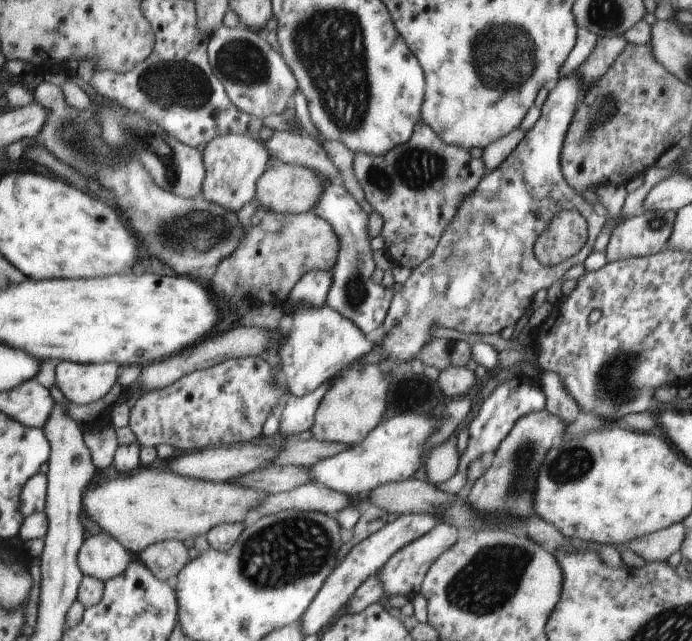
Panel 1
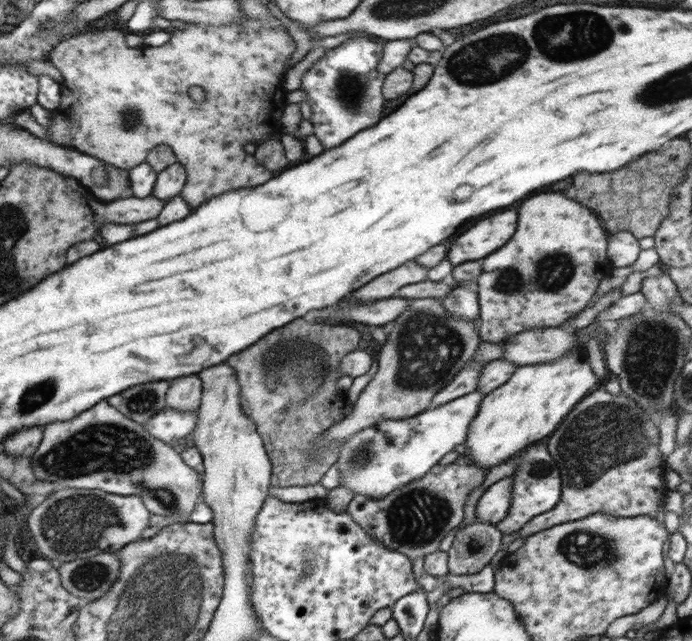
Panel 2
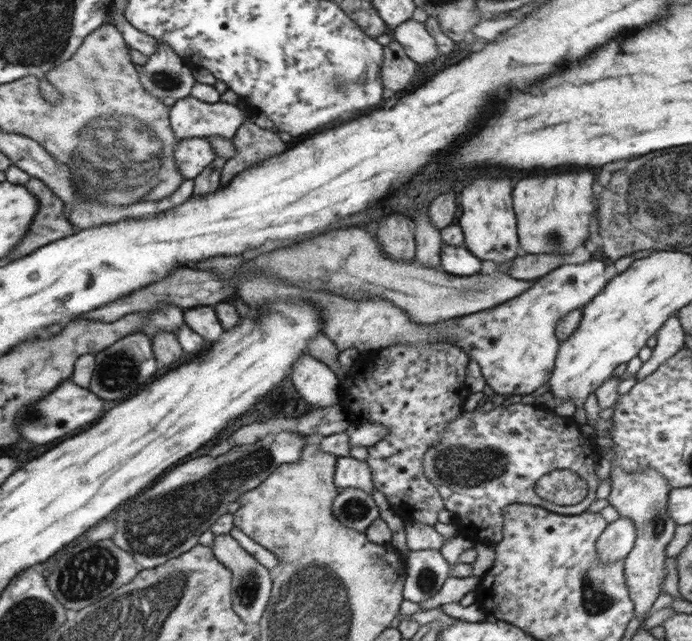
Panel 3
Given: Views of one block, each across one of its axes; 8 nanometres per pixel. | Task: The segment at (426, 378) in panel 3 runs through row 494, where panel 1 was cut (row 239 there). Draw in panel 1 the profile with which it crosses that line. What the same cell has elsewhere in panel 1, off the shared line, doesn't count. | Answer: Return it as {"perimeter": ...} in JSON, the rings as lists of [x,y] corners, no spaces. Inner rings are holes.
{"perimeter":[[[423,120],[416,123],[415,129],[412,131],[412,136],[405,143],[393,146],[385,155],[378,156],[364,154],[360,151],[355,152],[353,159],[353,171],[358,180],[358,184],[360,184],[362,190],[364,190],[366,200],[371,204],[374,211],[378,211],[383,216],[383,227],[380,235],[384,239],[384,247],[387,248],[391,259],[395,265],[408,267],[412,270],[419,264],[422,264],[422,262],[424,262],[424,260],[426,260],[436,250],[440,237],[443,236],[443,232],[447,229],[447,226],[454,220],[462,201],[476,188],[476,186],[478,186],[478,183],[487,172],[485,164],[479,158],[472,158],[469,153],[469,149],[445,143],[439,137],[439,134],[436,134],[436,131],[432,130],[432,127],[428,126]]]}

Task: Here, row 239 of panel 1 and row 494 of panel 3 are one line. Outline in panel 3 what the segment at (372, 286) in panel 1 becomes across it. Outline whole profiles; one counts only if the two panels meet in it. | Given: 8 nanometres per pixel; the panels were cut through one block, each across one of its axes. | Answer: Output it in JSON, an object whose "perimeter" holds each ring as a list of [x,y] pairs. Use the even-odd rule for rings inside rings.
{"perimeter":[[[346,488],[338,493],[332,503],[332,514],[344,526],[360,532],[365,532],[370,523],[380,516],[372,494],[360,488]]]}

